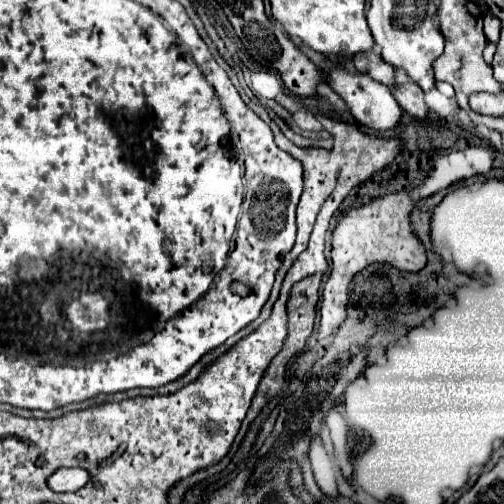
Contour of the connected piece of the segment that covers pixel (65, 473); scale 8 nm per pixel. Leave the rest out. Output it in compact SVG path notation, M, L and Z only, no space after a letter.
M61 468L57 470L51 480L49 480L49 488L55 492L77 492L79 488L83 488L89 482L89 474L83 468Z

